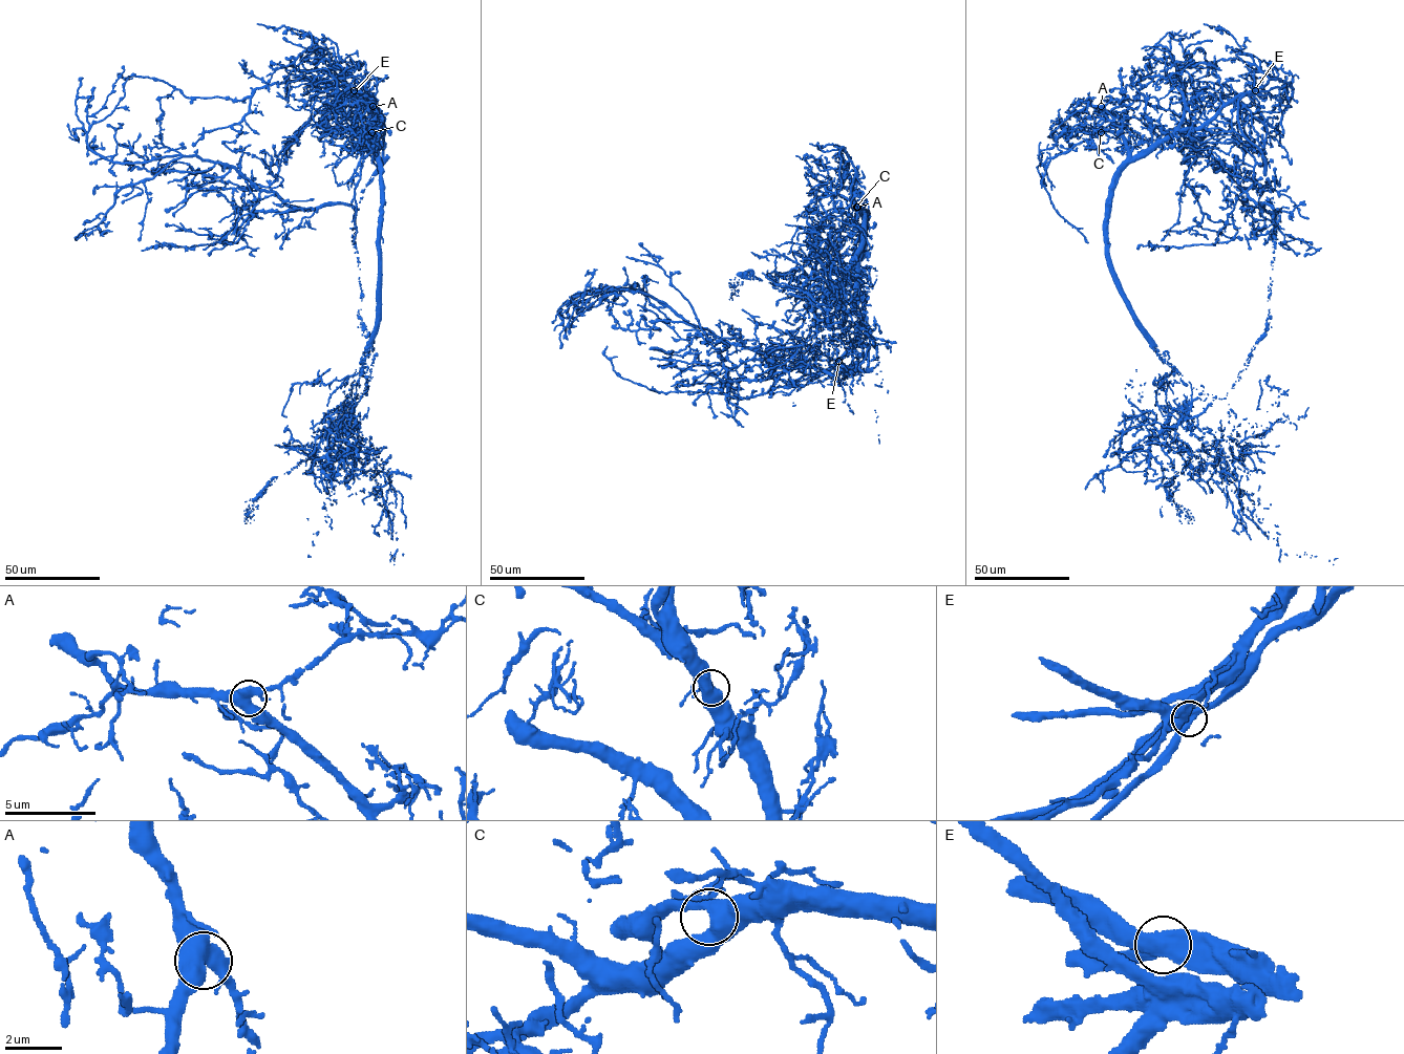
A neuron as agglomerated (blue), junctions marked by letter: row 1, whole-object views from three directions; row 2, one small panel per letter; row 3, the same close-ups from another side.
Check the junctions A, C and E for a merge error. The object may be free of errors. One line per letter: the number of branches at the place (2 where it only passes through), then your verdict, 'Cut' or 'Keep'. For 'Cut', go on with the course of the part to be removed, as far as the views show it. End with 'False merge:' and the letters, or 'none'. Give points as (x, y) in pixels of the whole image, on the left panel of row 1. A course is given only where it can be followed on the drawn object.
A: Branches: 4. Keep
C: Branches: 4. Keep
E: Branches: 4. Keep
False merge: none

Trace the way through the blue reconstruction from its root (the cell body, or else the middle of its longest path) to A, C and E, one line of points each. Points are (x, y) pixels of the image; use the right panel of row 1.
A: (1109, 211), (1115, 171), (1127, 157), (1128, 150), (1121, 127), (1101, 106)
C: (1109, 211), (1115, 171), (1127, 157), (1128, 150), (1125, 141), (1117, 133), (1101, 132)
E: (1109, 211), (1115, 178), (1128, 164), (1178, 130), (1199, 128), (1238, 97), (1255, 90)

